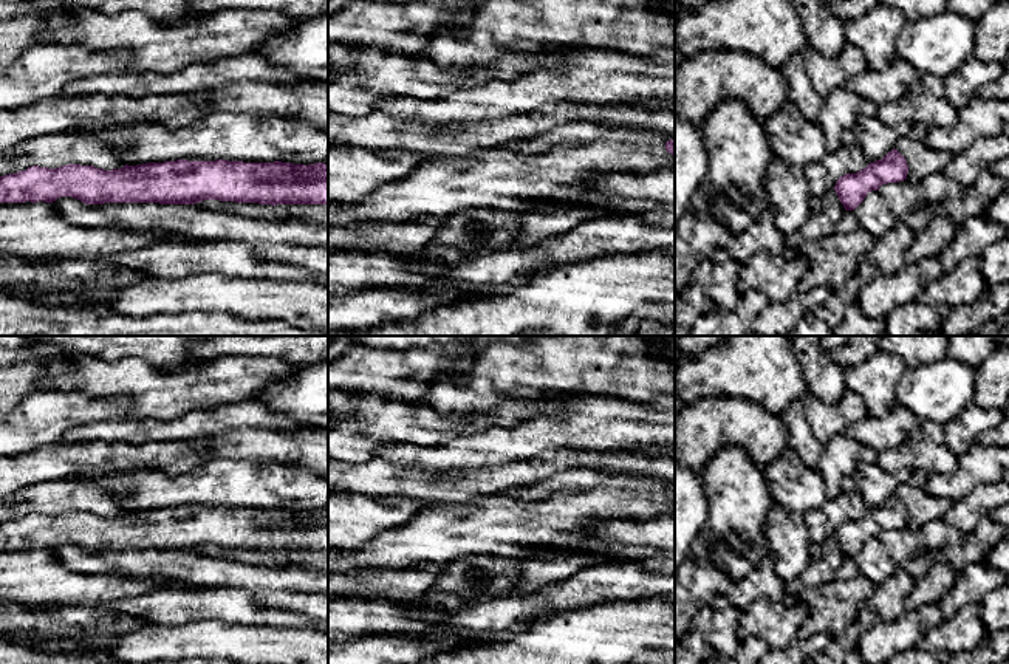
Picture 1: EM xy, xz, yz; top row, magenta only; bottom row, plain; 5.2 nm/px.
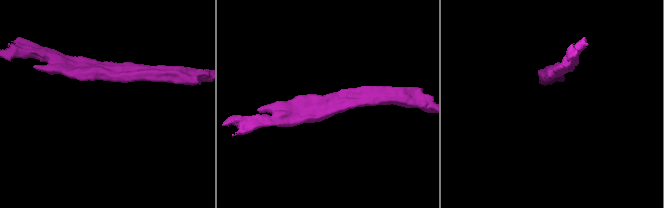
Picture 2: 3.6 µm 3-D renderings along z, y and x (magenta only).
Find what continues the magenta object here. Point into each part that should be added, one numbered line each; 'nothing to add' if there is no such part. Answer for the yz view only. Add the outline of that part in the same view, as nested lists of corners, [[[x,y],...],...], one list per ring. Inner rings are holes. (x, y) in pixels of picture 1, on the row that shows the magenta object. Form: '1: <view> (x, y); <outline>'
nothing to add

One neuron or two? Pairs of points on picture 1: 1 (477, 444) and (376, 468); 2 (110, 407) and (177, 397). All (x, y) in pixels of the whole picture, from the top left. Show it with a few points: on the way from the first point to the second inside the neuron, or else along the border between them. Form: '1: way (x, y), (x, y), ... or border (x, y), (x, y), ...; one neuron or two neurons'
1: border (375, 455), (401, 465), (413, 465), (430, 472); two neurons
2: border (96, 398), (129, 397), (133, 407); two neurons

